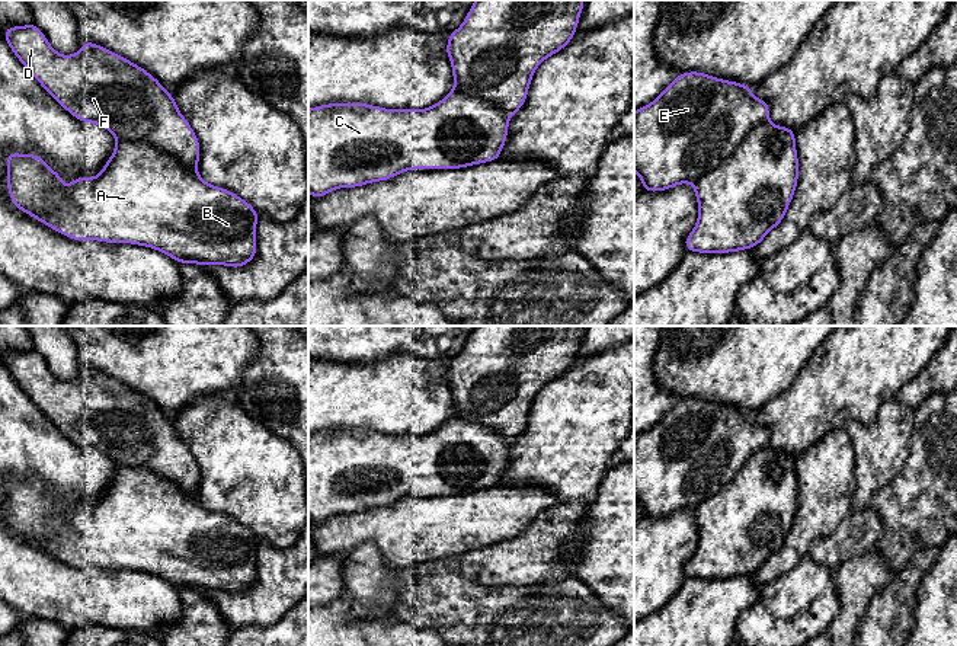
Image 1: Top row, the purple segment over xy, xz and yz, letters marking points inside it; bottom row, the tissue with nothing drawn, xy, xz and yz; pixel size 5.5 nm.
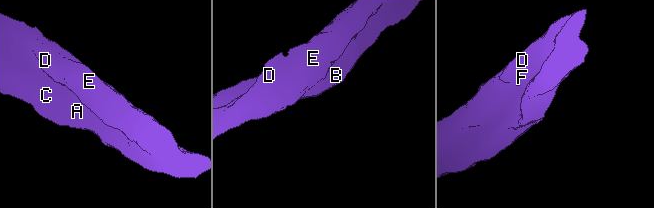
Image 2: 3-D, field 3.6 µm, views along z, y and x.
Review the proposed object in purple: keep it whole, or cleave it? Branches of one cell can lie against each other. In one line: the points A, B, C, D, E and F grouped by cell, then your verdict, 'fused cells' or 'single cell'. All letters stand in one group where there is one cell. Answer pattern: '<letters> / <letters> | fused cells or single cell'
A B C / D E F | fused cells

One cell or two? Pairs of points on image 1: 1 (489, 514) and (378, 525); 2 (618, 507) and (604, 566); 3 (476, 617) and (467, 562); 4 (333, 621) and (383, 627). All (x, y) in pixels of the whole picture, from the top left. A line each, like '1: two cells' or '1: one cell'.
1: one cell
2: one cell
3: two cells
4: one cell

